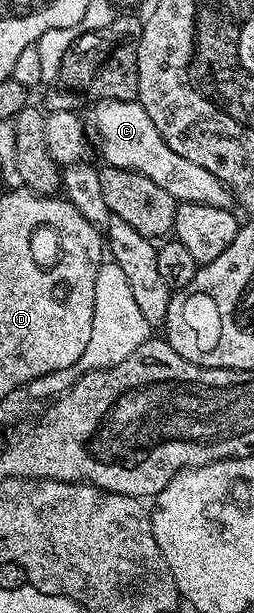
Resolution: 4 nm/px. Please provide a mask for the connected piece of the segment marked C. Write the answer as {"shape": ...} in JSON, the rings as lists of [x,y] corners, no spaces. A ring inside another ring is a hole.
{"shape":[[[137,99],[98,102],[94,107],[94,128],[98,131],[98,140],[102,143],[102,156],[111,168],[123,168],[144,174],[144,178],[152,178],[156,186],[168,190],[176,202],[183,204],[207,204],[230,208],[232,197],[230,189],[221,184],[215,176],[208,174],[202,166],[188,162],[188,158],[180,158],[164,138],[152,126],[152,118],[139,104]]]}

